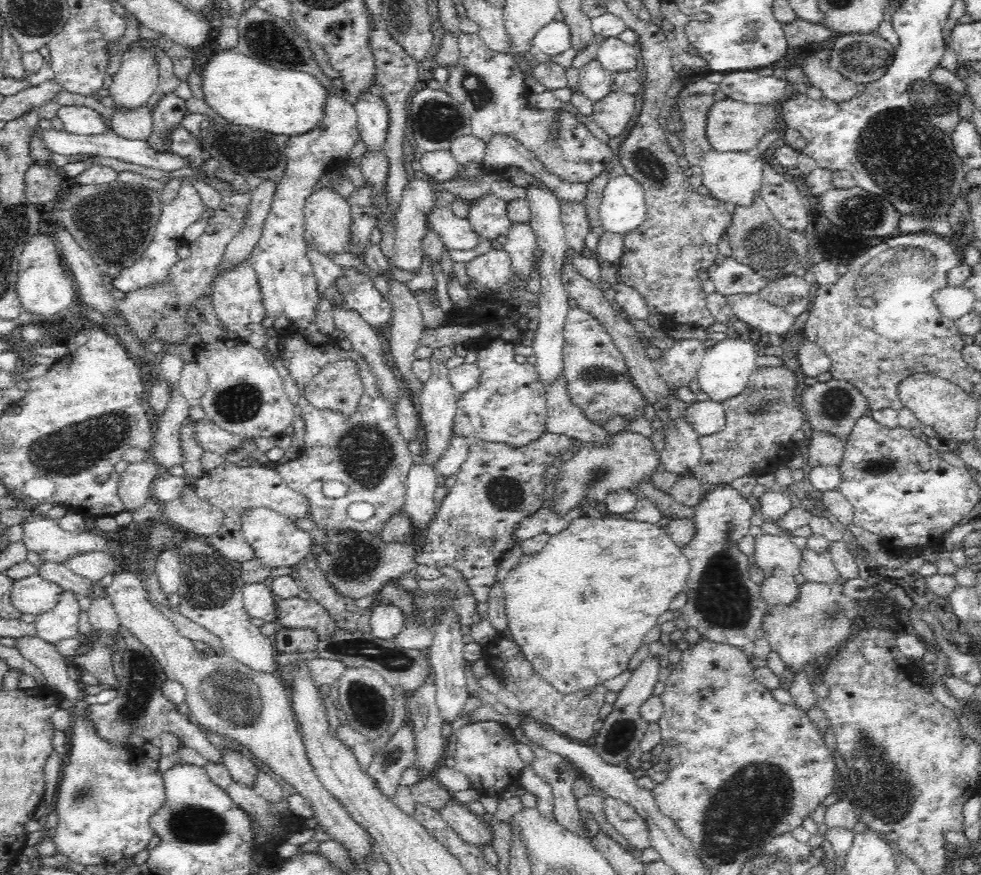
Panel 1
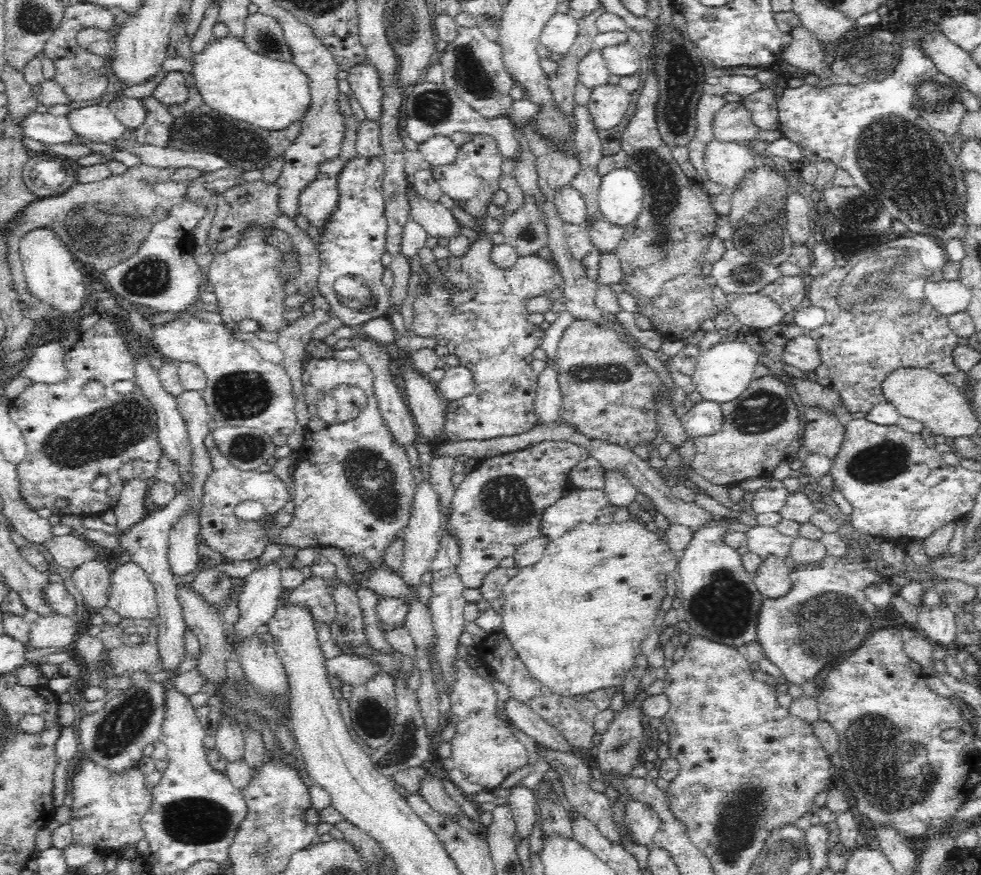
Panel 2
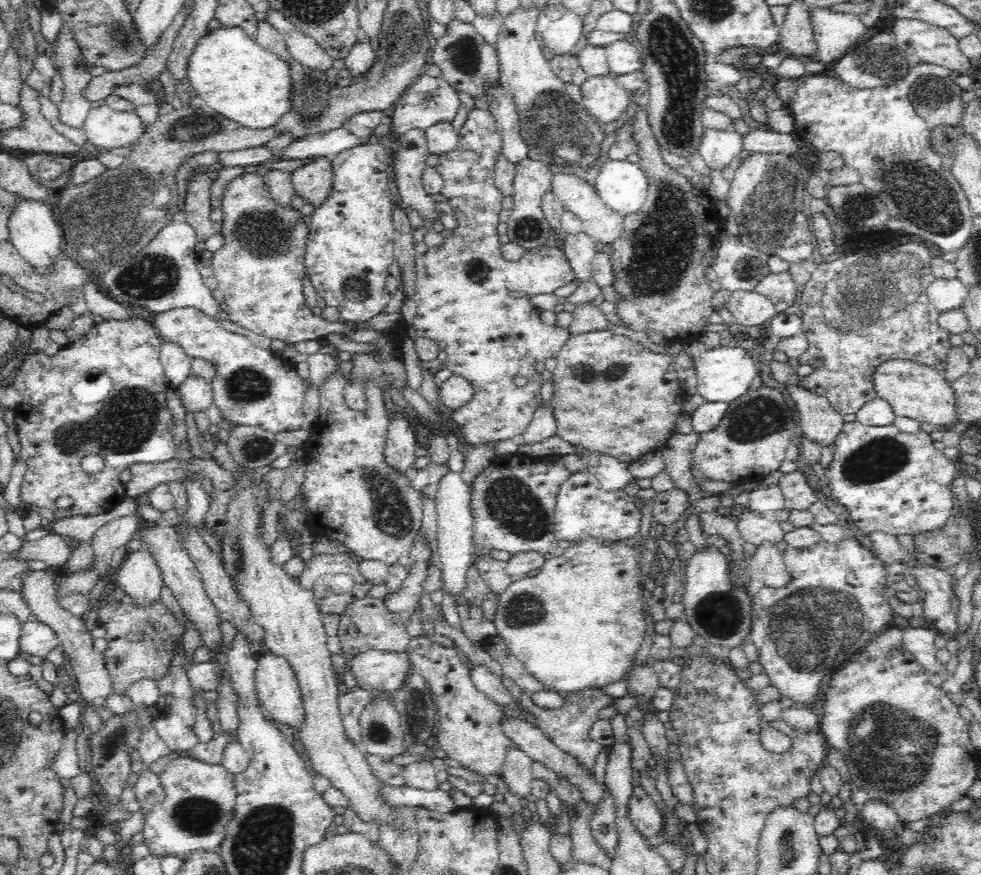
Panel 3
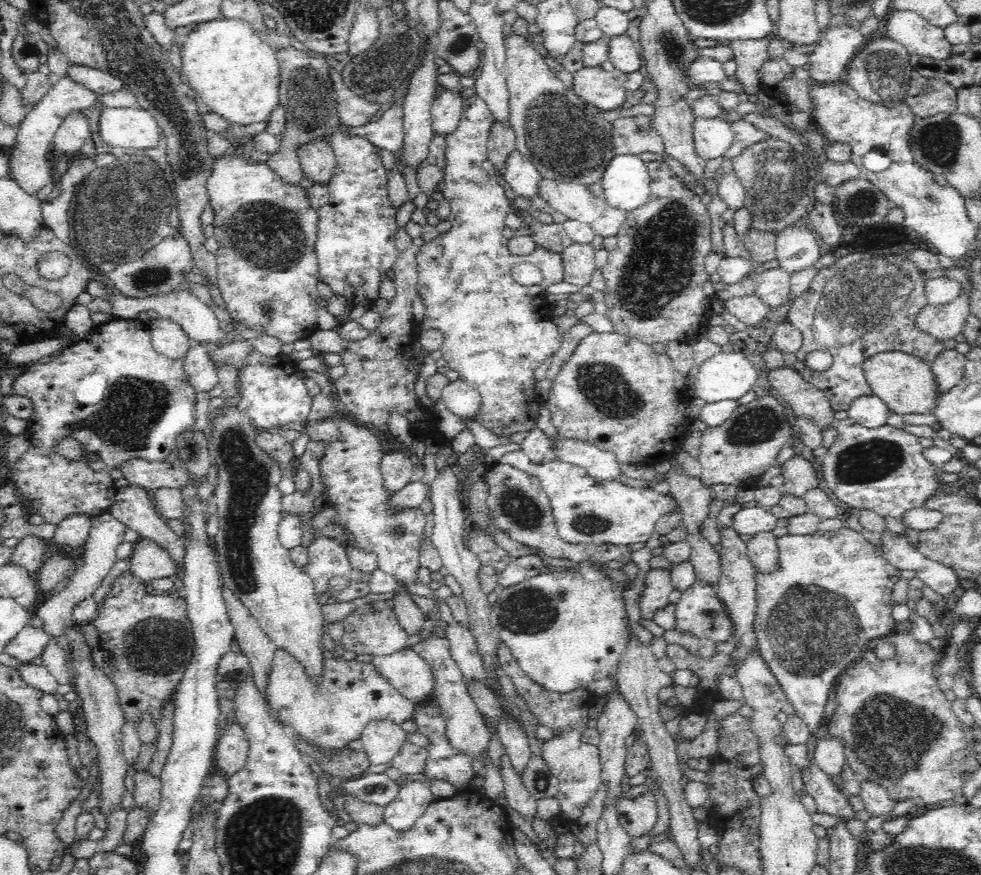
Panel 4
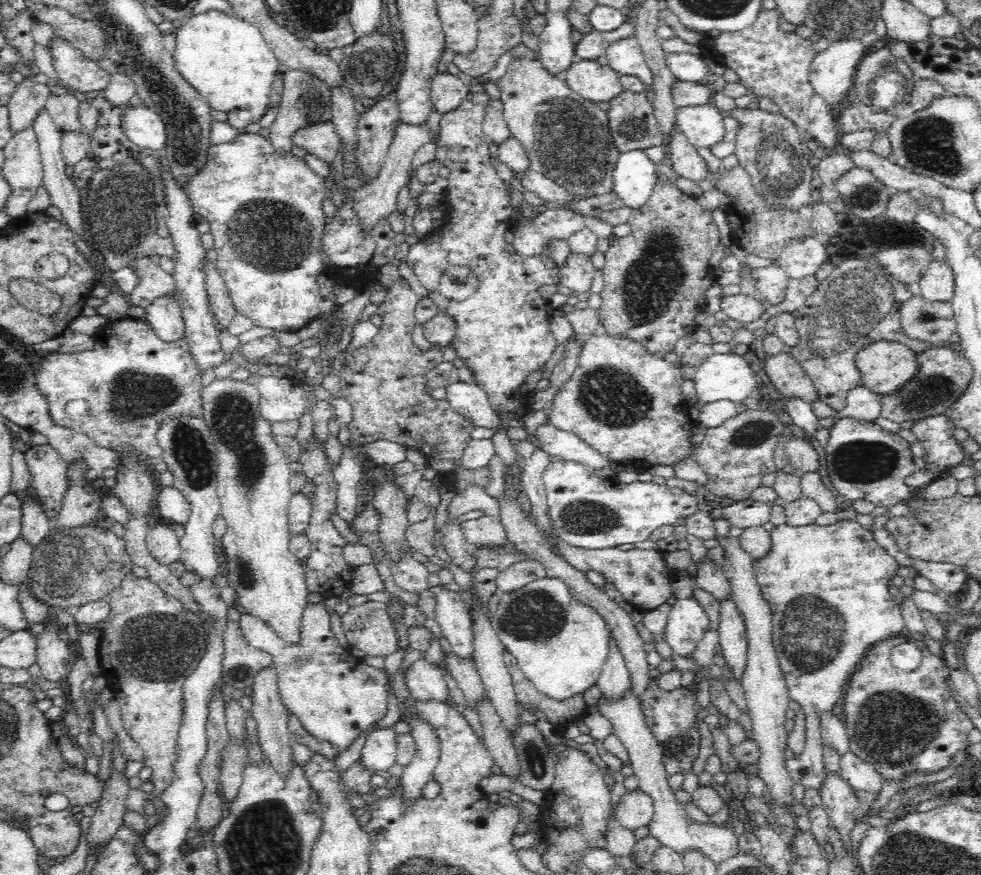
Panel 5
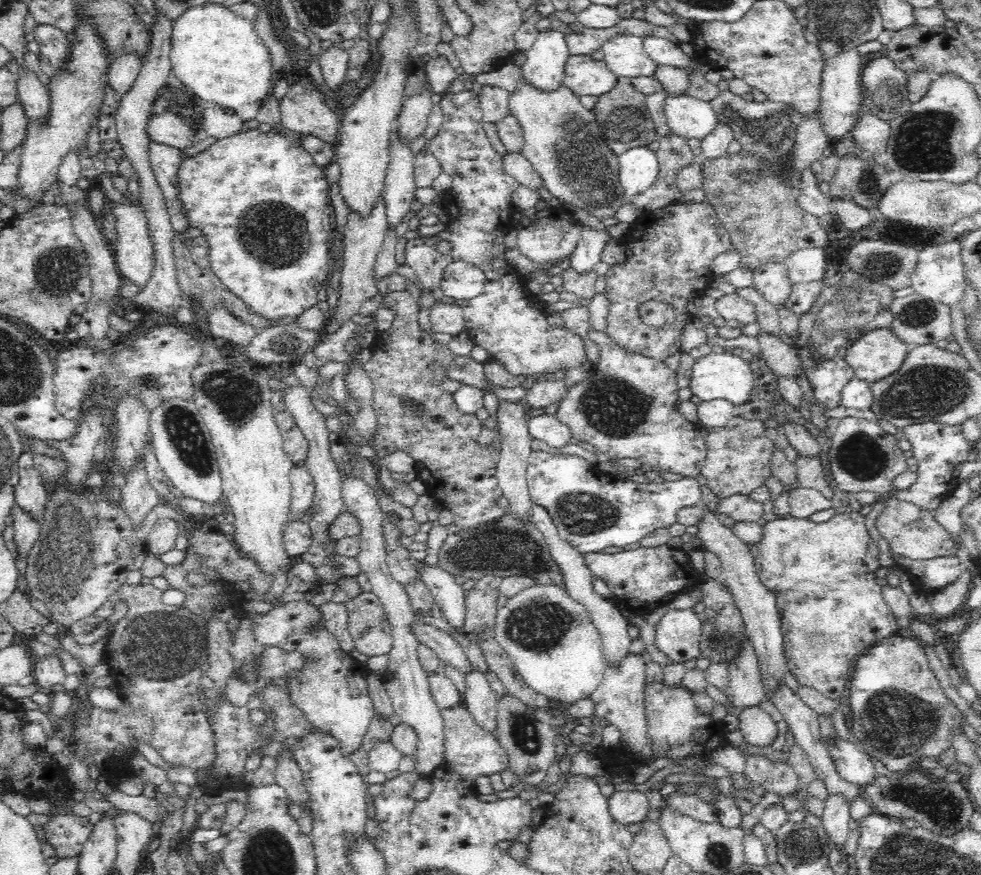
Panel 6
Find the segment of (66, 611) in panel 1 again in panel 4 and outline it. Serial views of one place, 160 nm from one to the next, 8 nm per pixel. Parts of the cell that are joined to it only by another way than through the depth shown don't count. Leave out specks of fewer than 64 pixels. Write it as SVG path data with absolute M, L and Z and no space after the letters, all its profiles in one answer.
M26 625L6 648L6 653L24 663L29 663L51 644L53 636L43 628Z

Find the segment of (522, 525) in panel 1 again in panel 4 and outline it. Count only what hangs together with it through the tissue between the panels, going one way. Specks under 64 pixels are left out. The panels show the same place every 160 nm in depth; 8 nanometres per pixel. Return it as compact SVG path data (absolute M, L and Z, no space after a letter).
M566 461L537 464L533 470L530 470L530 473L538 475L538 478L542 479L542 487L550 498L550 507L552 507L559 538L573 545L581 545L582 542L616 546L646 544L655 532L655 525L660 516L679 508L679 505L674 501L674 496L670 494L659 494L651 487L634 488L617 481L600 482L592 478L586 469Z

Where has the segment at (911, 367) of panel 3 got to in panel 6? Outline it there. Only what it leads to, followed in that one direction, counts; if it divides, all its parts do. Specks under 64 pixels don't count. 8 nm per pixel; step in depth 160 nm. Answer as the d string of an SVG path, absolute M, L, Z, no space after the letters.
M878 328L858 338L848 349L845 359L854 369L856 378L874 384L902 368L910 347L891 329Z

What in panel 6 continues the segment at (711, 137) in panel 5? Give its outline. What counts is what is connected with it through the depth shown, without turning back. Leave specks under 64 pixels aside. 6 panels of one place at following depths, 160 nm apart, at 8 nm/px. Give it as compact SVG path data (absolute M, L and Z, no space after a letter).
M670 97L665 103L665 117L670 130L681 137L704 140L714 132L718 117L713 107L705 101L691 98Z

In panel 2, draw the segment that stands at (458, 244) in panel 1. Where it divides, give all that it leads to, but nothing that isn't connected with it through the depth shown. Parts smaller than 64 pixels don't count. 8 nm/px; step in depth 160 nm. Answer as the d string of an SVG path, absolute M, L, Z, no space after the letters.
M408 181L406 199L411 206L411 218L424 227L424 230L434 238L458 238L462 236L460 221L454 218L450 209L444 207L440 201L422 200L413 195L411 181Z

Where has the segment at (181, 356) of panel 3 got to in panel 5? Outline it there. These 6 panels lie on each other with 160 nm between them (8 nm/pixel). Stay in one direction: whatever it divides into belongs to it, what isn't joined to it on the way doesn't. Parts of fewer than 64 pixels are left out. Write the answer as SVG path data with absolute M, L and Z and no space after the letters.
M158 296L146 312L147 323L163 344L174 344L185 338L185 322L178 300Z

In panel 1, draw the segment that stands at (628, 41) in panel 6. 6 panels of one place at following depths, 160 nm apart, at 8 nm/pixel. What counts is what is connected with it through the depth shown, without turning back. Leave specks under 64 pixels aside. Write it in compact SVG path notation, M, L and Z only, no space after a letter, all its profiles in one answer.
M616 37L599 39L596 48L596 61L610 74L637 69L640 55L641 48L638 45L626 44Z

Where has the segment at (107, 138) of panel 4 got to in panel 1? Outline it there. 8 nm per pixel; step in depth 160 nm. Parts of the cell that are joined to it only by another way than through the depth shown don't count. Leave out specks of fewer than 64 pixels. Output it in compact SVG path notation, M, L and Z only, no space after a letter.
M58 106L56 109L60 122L70 134L100 134L105 132L103 120L92 108L86 106Z

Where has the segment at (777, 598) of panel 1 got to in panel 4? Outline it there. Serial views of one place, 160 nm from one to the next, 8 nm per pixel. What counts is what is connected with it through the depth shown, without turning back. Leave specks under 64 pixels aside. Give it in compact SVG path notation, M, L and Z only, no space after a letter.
M761 533L747 542L748 557L757 574L768 575L778 570L779 547L774 534Z

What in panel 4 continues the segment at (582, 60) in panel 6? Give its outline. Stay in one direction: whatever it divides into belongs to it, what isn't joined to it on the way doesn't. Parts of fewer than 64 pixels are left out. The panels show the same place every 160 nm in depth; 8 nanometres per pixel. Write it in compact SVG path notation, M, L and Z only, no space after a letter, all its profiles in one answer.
M585 67L576 72L573 78L576 95L602 113L618 110L631 102L630 94L613 72L606 72L600 67Z

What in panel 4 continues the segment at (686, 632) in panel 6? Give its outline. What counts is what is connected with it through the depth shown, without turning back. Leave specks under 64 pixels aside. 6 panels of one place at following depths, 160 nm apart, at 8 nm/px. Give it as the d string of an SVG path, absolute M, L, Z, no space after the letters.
M697 580L681 594L676 603L676 627L715 642L728 643L735 636L734 621L724 601L718 598L715 584L703 580Z

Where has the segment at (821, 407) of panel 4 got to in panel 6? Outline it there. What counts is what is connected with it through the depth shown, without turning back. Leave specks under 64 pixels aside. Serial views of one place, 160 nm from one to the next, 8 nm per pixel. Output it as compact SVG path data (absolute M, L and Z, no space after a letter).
M763 332L756 337L761 348L761 357L768 364L768 368L777 378L787 378L796 382L796 378L800 378L803 364L791 345Z

